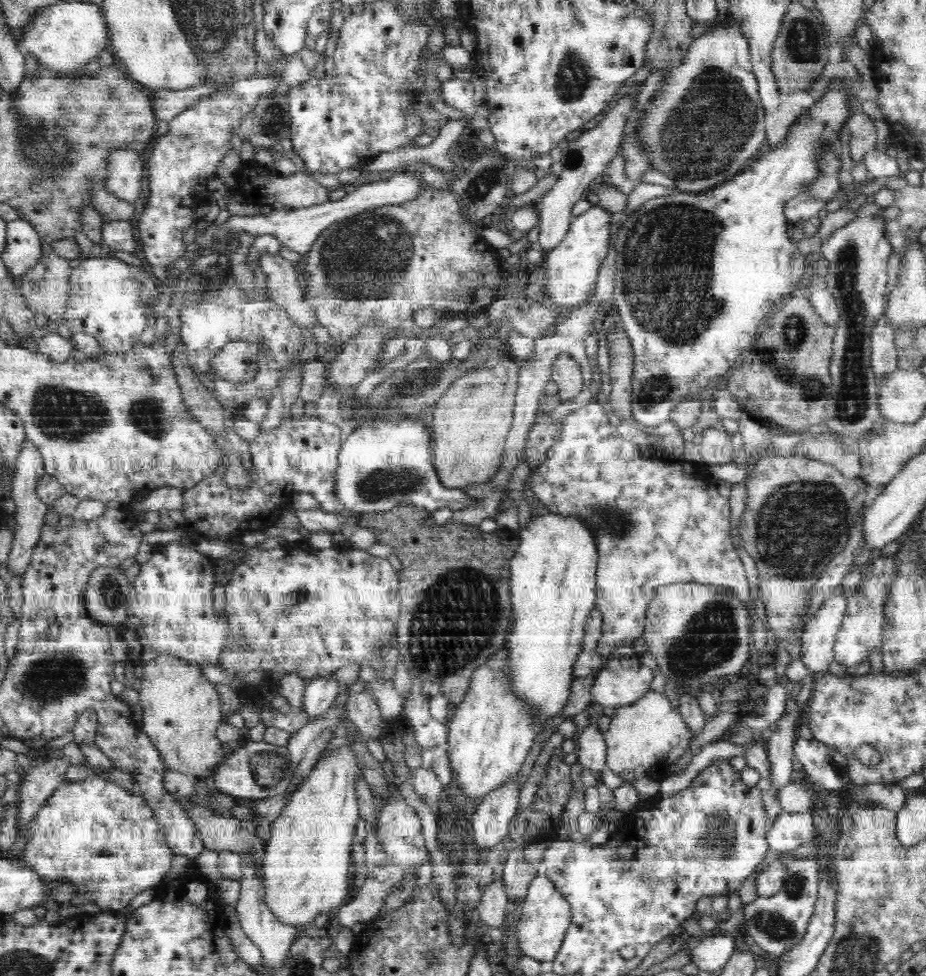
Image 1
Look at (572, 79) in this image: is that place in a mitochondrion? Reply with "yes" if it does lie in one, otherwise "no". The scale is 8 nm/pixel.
yes

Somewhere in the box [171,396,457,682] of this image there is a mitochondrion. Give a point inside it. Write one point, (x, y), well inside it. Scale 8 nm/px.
(380, 483)

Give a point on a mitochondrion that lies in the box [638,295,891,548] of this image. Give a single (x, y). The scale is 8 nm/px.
(812, 387)

